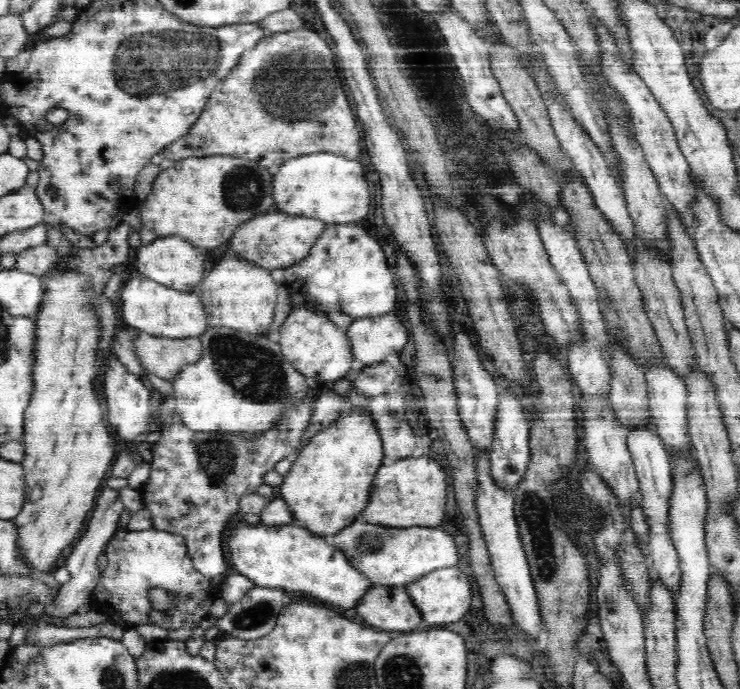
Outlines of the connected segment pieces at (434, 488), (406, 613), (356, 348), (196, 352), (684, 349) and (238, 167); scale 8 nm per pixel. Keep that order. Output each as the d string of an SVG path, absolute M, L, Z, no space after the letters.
M410 456L387 462L376 474L368 506L359 520L380 527L409 528L416 524L440 526L446 508L446 474L442 466L429 457Z
M375 585L355 610L370 626L384 632L412 632L422 624L407 586Z
M395 314L354 320L347 330L354 358L364 367L376 367L385 361L396 362L408 344L409 335Z
M140 332L134 344L142 366L159 378L172 382L178 381L187 367L199 364L204 356L200 339L164 340Z
M639 238L636 241L638 241L638 248L636 248L638 249L638 264L633 264L636 283L638 283L638 287L640 287L644 295L646 312L652 321L655 333L662 345L661 349L665 354L667 366L676 375L676 379L682 381L686 386L699 372L699 362L692 337L690 337L690 329L688 329L688 323L686 323L680 289L678 289L678 285L672 276L670 264L659 262L653 256L649 256L641 248Z
M230 155L188 158L174 166L161 170L155 178L151 193L139 204L139 213L146 230L152 230L159 237L179 236L193 247L216 250L228 244L236 228L256 216L278 211L274 200L274 176L277 169L264 168L253 160Z

